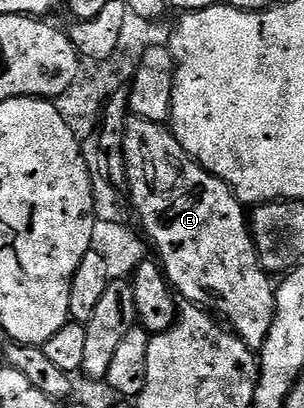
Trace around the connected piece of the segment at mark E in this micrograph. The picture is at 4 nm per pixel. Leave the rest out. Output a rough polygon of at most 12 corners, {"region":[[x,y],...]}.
{"region":[[131,115],[129,203],[183,301],[261,350],[278,298],[247,209]]}

